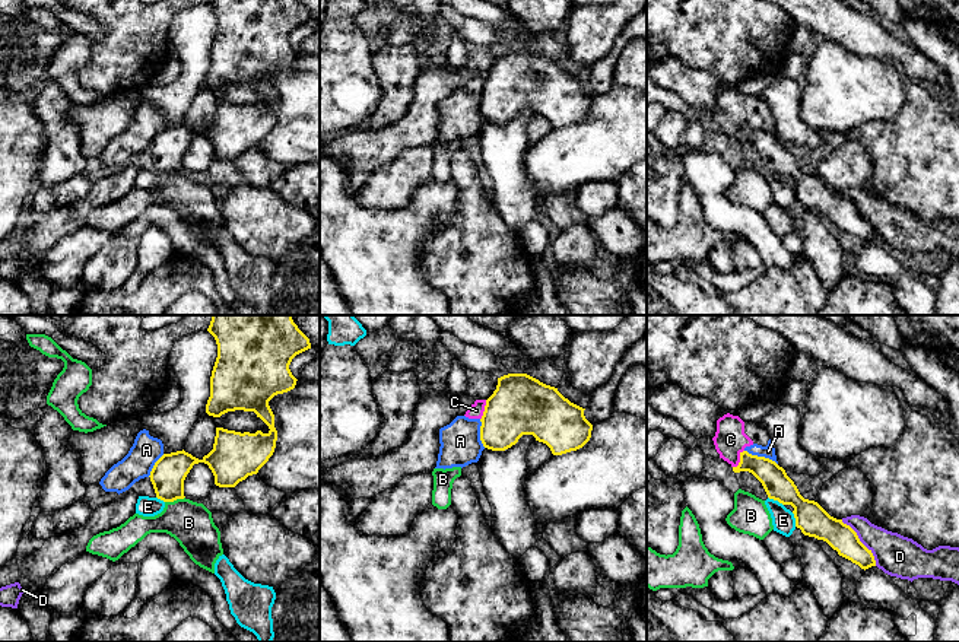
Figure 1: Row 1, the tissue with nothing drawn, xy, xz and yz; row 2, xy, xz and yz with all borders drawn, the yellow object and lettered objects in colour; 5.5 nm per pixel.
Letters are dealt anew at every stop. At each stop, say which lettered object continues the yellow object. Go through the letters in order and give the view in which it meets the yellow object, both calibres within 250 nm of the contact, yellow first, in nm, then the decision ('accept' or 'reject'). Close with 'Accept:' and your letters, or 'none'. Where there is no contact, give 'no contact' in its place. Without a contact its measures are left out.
A: contact in yz; calibres 160 and 70 nm; reject
B: contact in xy; calibres 190 and 240 nm; reject
C: contact in yz; calibres 150 and 180 nm; reject
D: contact in yz; calibres 160 and 220 nm; reject
E: contact in yz; calibres 170 and 130 nm; reject
Accept: none

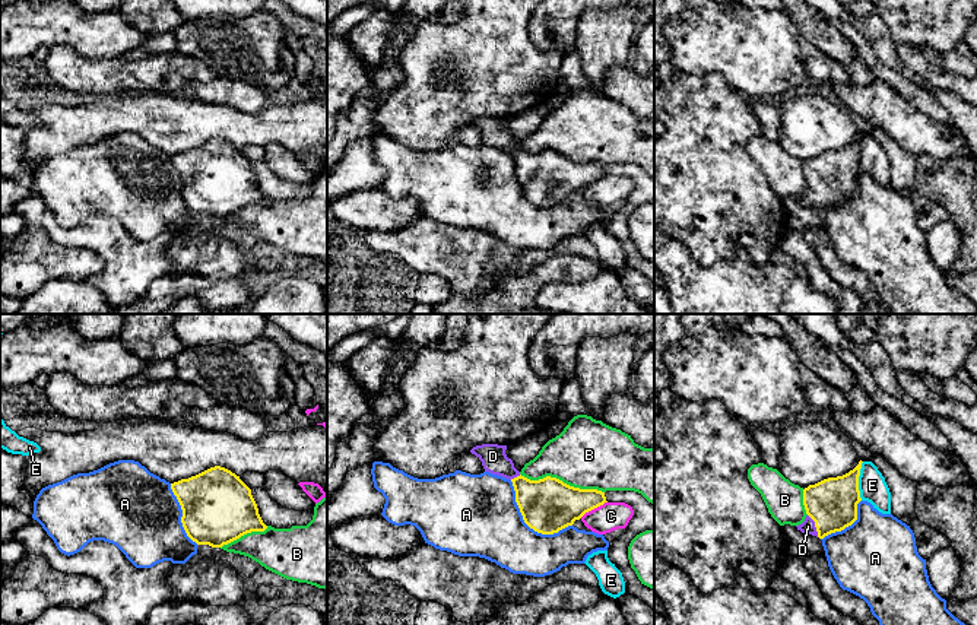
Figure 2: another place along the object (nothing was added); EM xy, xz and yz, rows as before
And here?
A: contact in xz; calibres 300 and 400 nm; reject
B: contact in xz; calibres 300 and 380 nm; reject
C: contact in xz; calibres 300 and 160 nm; reject
D: contact in yz; calibres 280 and 80 nm; accept
E: contact in yz; calibres 280 and 150 nm; reject
Accept: D

